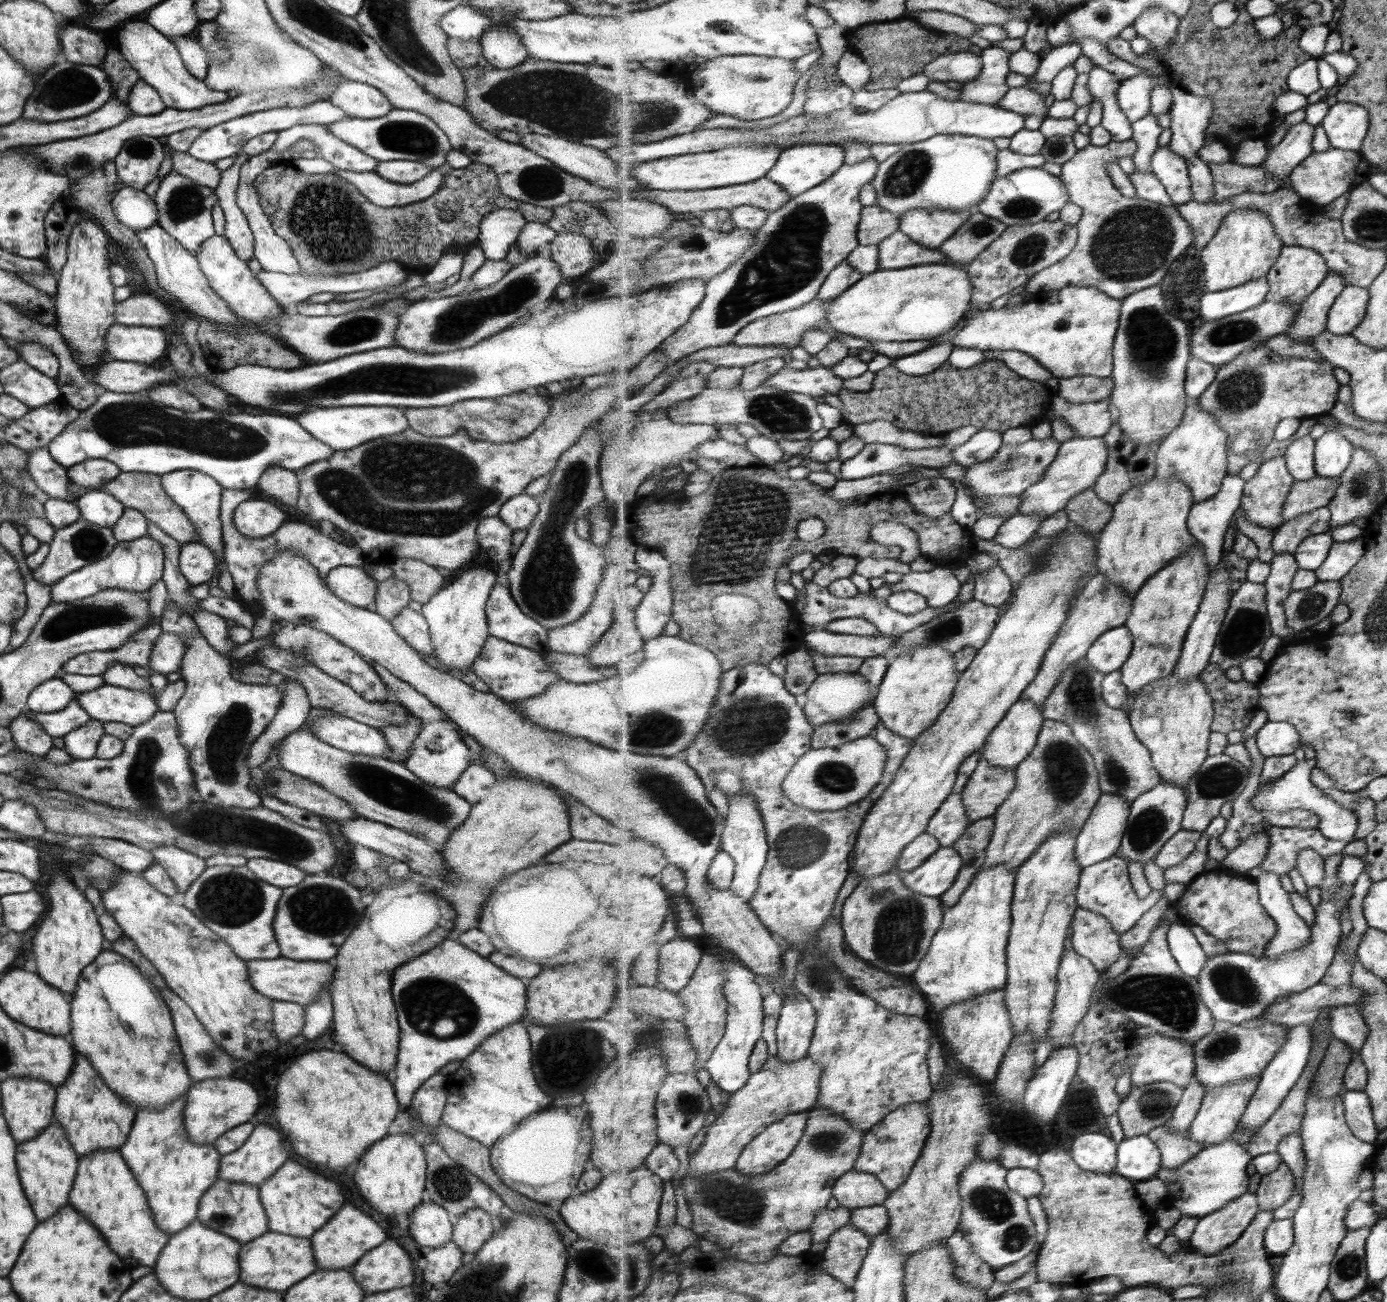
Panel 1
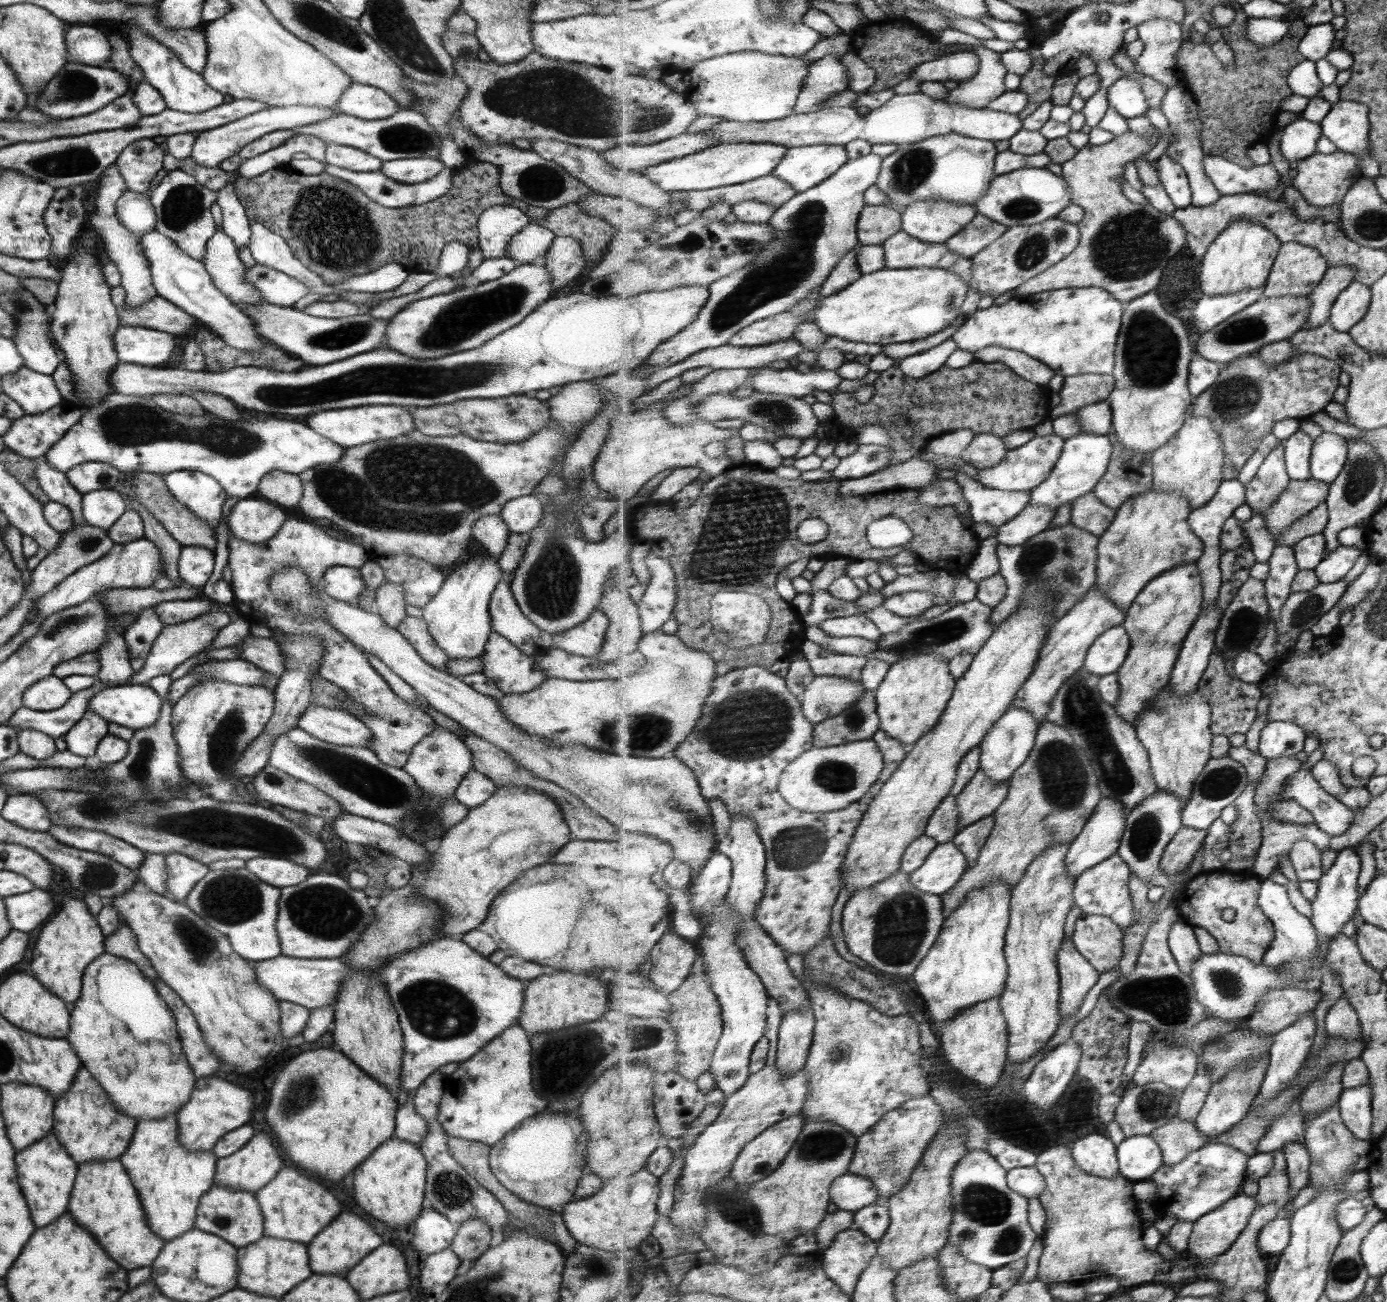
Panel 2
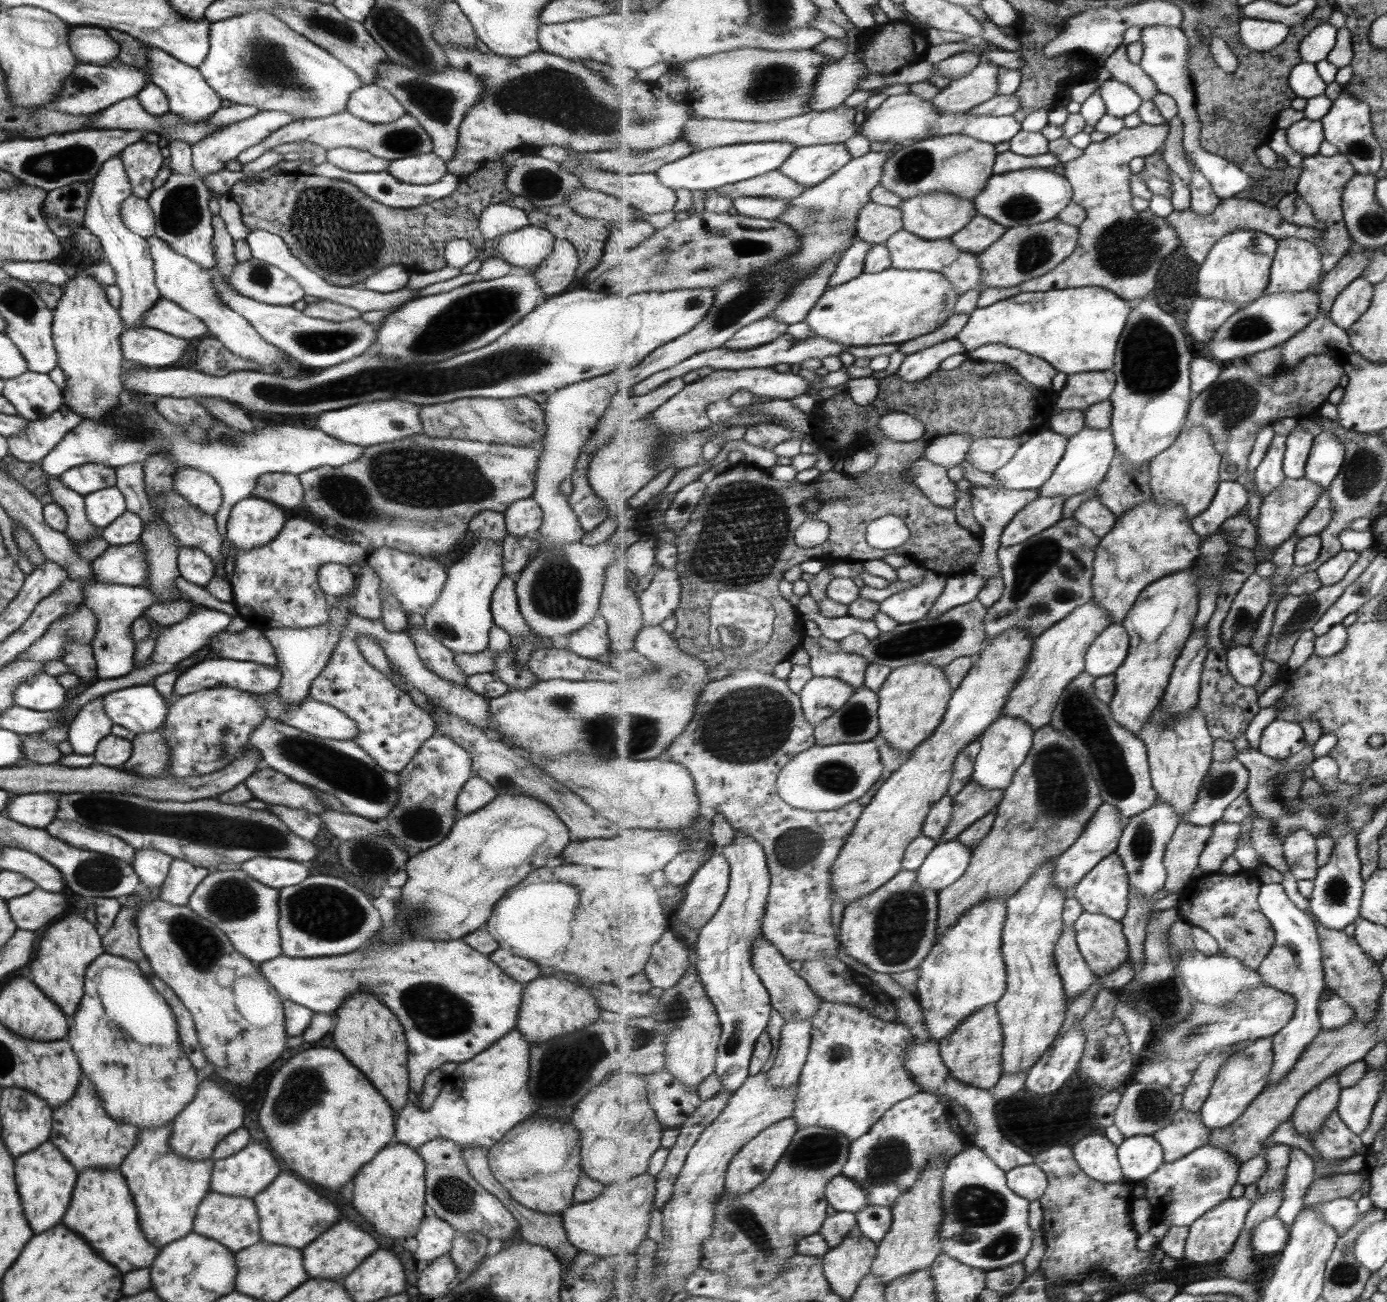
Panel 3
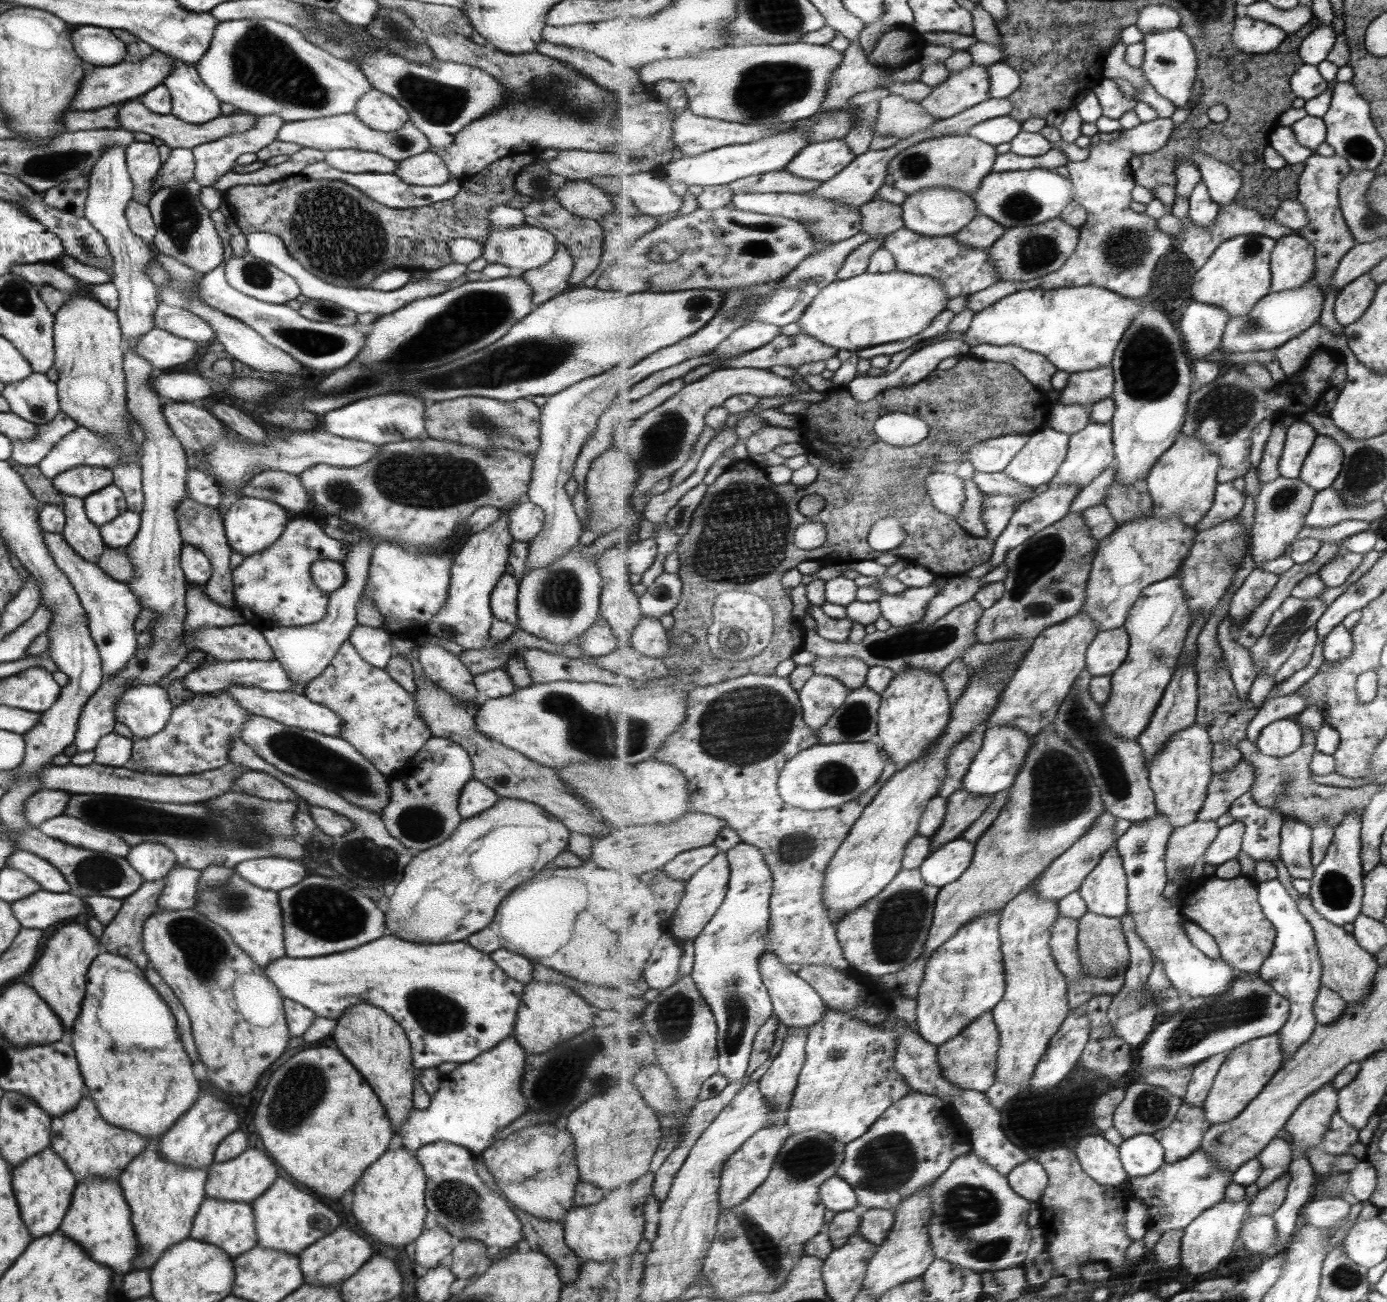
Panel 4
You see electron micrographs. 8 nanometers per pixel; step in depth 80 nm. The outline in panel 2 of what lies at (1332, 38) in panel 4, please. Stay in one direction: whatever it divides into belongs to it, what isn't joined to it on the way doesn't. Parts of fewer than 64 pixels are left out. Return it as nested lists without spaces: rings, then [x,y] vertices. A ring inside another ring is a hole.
[[[1330,23],[1311,25],[1305,38],[1300,42],[1300,51],[1306,60],[1317,62],[1325,59],[1332,51],[1337,31]]]

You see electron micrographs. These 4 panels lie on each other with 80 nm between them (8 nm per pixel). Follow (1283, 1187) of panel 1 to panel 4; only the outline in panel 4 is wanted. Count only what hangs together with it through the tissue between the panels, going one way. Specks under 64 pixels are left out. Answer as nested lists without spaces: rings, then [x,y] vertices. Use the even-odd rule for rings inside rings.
[[[1277,1136],[1263,1149],[1263,1152],[1258,1154],[1258,1159],[1263,1167],[1261,1176],[1256,1182],[1260,1190],[1290,1172],[1290,1166],[1295,1159],[1292,1143]]]

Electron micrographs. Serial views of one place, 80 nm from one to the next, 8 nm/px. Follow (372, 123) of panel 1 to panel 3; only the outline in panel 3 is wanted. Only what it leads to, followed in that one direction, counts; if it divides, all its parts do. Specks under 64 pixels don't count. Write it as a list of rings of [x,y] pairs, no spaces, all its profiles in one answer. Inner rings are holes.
[[[343,111],[325,118],[295,119],[279,130],[272,132],[259,144],[242,150],[236,159],[241,165],[247,164],[273,146],[285,144],[285,142],[300,142],[300,140],[316,144],[325,151],[335,148],[362,150],[388,161],[428,153],[432,150],[432,142],[427,133],[407,113],[387,124],[371,124]]]

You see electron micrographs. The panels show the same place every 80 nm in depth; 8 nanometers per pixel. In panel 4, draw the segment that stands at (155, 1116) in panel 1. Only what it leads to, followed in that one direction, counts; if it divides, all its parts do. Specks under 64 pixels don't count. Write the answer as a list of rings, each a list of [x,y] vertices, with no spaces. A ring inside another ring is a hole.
[[[149,1137],[142,1153],[127,1164],[116,1180],[129,1207],[130,1223],[139,1246],[139,1254],[133,1260],[135,1271],[145,1271],[145,1268],[149,1271],[165,1250],[188,1238],[193,1217],[206,1198],[204,1184],[208,1166],[193,1170],[167,1162],[156,1151],[157,1141]]]

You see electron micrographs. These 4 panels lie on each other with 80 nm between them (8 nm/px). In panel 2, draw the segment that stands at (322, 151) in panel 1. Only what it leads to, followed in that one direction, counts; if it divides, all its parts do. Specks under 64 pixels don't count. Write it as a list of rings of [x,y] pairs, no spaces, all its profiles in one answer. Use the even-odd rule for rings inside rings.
[[[324,142],[324,144],[326,146],[325,162],[331,167],[346,168],[353,172],[375,172],[381,168],[382,160],[360,150],[332,142]]]

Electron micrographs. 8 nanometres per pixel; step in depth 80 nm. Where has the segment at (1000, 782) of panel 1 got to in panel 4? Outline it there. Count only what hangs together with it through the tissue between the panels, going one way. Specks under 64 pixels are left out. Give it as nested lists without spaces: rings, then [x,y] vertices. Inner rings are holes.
[[[963,789],[949,797],[945,824],[932,838],[932,851],[960,839],[978,818],[993,804],[995,795],[977,795]]]

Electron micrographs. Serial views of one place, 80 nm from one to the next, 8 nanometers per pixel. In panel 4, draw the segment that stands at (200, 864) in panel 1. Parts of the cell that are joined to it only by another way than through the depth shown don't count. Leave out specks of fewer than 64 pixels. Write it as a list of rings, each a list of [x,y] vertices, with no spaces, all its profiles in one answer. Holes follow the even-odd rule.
[[[175,864],[165,875],[165,886],[156,899],[156,906],[165,910],[193,909],[199,873],[199,870]]]

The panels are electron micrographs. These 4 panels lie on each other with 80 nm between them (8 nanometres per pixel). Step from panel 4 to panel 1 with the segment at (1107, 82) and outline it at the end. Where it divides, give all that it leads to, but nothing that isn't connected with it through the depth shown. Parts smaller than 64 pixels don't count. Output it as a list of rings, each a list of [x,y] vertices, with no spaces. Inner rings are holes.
[[[1148,73],[1128,78],[1121,84],[1121,88],[1116,94],[1119,106],[1132,123],[1141,120],[1151,114],[1151,90],[1153,87],[1155,85],[1170,87],[1172,83],[1170,78],[1153,77]]]

